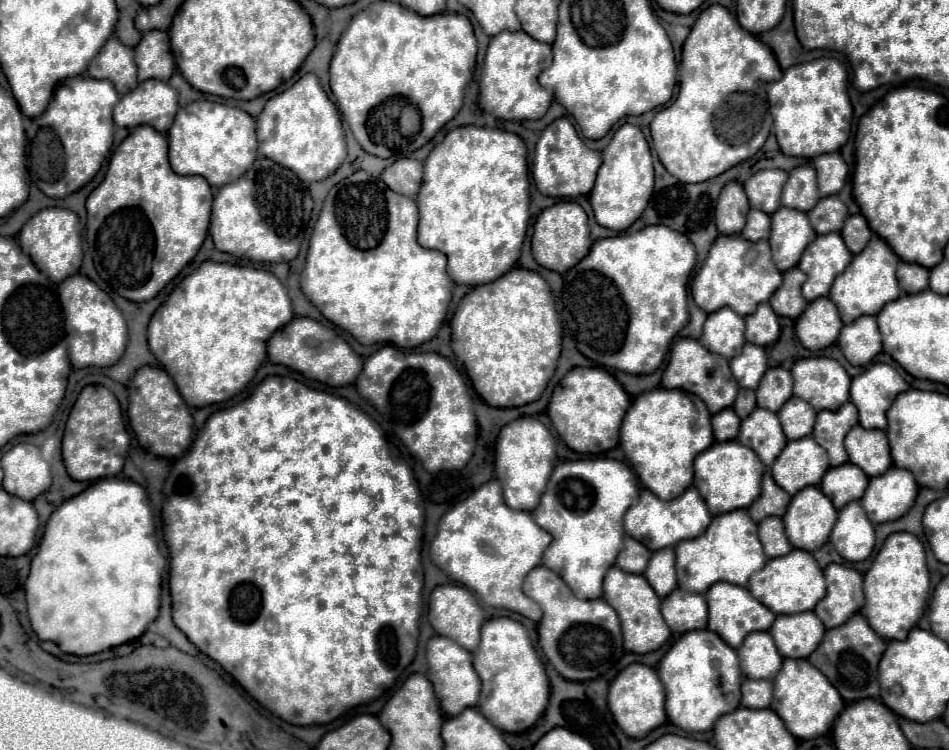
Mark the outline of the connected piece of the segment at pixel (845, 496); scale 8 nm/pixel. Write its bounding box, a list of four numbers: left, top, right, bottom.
[821,463,869,509]

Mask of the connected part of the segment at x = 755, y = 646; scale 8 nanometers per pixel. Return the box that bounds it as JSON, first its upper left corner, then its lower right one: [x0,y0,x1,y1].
[737,631,783,681]

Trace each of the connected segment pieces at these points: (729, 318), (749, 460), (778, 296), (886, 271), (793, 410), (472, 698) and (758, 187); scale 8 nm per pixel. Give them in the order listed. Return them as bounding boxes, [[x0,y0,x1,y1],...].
[[699,307,745,359],[695,441,763,515],[769,267,807,319],[829,237,899,323],[777,397,817,439],[427,635,479,715],[743,169,789,215]]

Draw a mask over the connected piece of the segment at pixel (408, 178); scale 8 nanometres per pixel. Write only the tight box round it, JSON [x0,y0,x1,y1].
[381,157,423,197]

